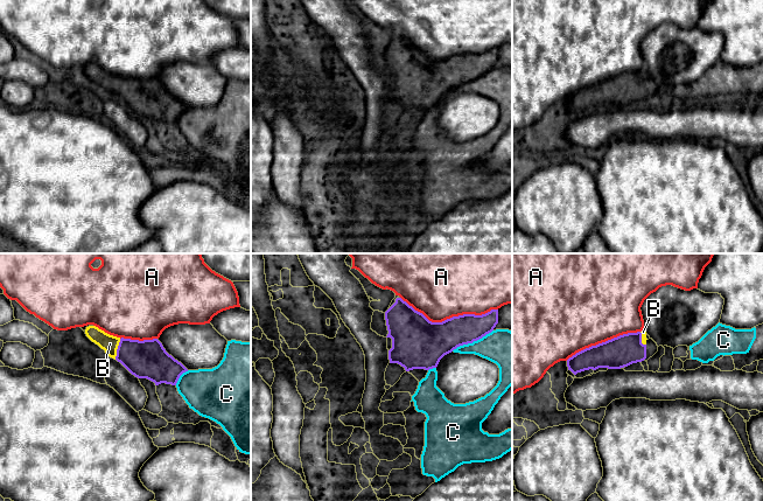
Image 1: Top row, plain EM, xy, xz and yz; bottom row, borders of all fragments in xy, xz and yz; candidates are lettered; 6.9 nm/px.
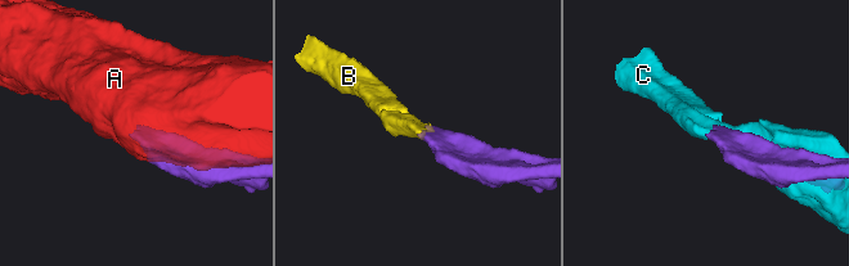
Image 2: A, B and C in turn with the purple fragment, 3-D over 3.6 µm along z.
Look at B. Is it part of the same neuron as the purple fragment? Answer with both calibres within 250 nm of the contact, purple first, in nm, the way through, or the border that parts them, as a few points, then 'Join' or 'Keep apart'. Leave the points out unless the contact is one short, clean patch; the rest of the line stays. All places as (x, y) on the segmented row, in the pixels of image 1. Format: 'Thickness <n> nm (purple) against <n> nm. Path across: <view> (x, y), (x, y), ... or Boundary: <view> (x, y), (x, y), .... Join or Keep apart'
Thickness 260 nm (purple) against 120 nm. Path across: xy (147, 359), (117, 349), (110, 343). Join

